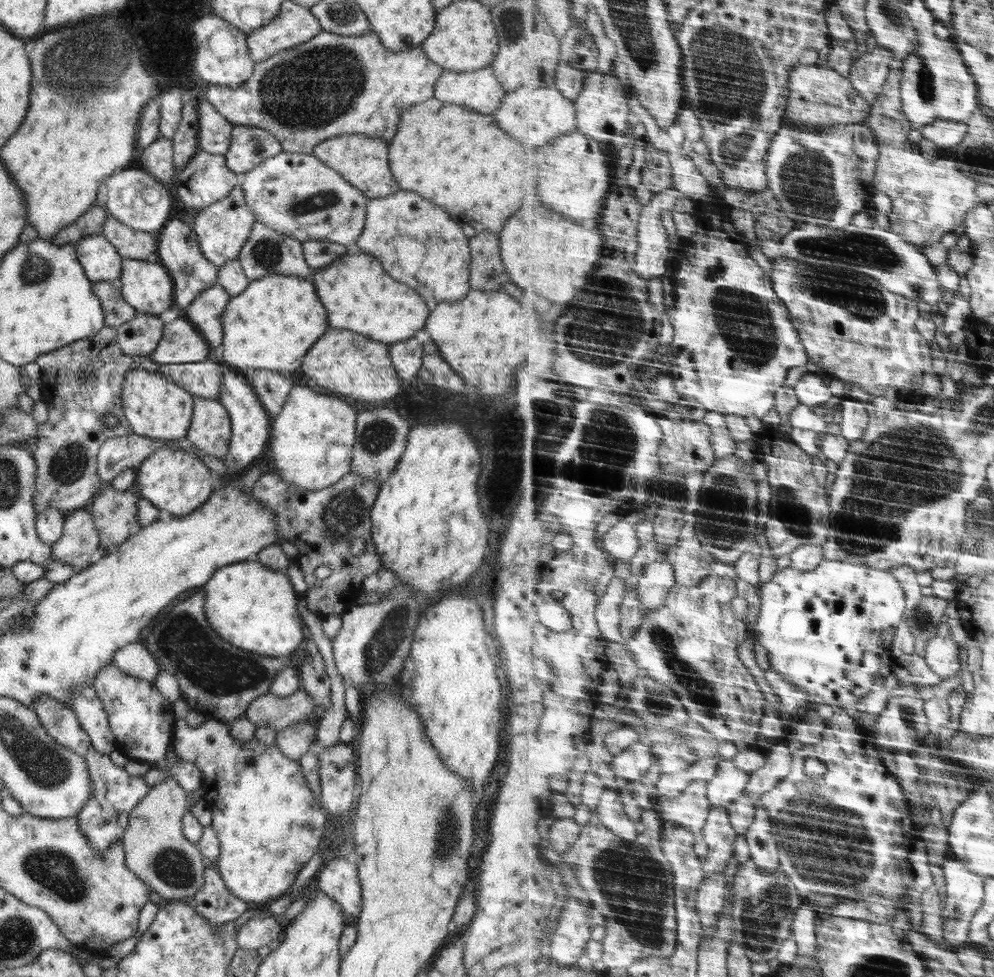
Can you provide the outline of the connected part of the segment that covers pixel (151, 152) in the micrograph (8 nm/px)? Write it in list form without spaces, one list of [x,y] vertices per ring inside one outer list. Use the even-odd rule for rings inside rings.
[[[159,138],[150,146],[142,149],[140,157],[141,170],[150,174],[156,180],[173,180],[178,168],[173,162],[173,144],[171,139]]]

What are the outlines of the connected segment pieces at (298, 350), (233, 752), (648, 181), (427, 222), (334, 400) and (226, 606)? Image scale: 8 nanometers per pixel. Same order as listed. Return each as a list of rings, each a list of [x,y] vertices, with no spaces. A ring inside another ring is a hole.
[[[272,274],[252,280],[244,292],[230,299],[222,313],[221,363],[249,374],[256,368],[289,376],[300,368],[303,356],[326,332],[326,309],[310,278]]]
[[[176,719],[172,741],[175,755],[182,763],[195,764],[202,772],[203,799],[212,812],[211,827],[220,843],[220,854],[215,867],[226,888],[248,904],[268,904],[282,897],[294,884],[300,870],[317,853],[324,826],[328,822],[326,811],[310,791],[299,761],[286,758],[276,744],[260,744],[255,735],[250,740],[236,740],[231,735],[229,722],[222,723],[213,719],[208,719],[197,727],[191,727],[185,720]],[[244,747],[254,750],[255,755],[246,768],[240,768],[238,754]]]
[[[648,142],[647,163],[643,168],[643,184],[655,194],[668,191],[673,183],[673,165],[668,152]]]
[[[400,189],[384,198],[370,199],[365,219],[366,226],[356,246],[377,258],[394,280],[416,290],[430,310],[440,303],[456,303],[468,295],[469,239],[442,207]]]
[[[312,385],[293,386],[282,410],[271,421],[268,443],[272,462],[282,480],[301,490],[322,490],[350,473],[356,442],[357,412],[338,396],[330,397]]]
[[[258,561],[234,562],[219,568],[206,581],[204,610],[214,632],[218,632],[230,645],[250,653],[273,658],[287,658],[303,643],[303,622],[297,611],[298,594],[294,591],[285,571],[270,570]]]

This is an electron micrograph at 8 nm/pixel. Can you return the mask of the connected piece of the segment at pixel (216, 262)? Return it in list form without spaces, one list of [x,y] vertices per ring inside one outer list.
[[[240,183],[223,200],[197,210],[193,219],[194,226],[191,230],[198,236],[200,250],[206,260],[209,260],[216,268],[220,268],[227,260],[237,258],[243,244],[250,238],[252,226],[256,222],[252,211],[246,205],[244,190]]]

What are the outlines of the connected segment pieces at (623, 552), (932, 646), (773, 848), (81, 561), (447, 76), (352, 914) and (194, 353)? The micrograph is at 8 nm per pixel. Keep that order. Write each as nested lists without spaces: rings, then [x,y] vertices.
[[[622,517],[601,539],[604,550],[616,560],[632,560],[640,552],[640,538],[636,525],[626,522]]]
[[[950,636],[930,638],[922,651],[931,668],[944,680],[960,674],[960,646]]]
[[[757,806],[756,822],[752,823],[752,828],[745,838],[752,848],[752,858],[758,862],[762,868],[768,872],[776,872],[780,868],[780,850],[778,850],[778,840],[772,832],[772,820],[766,812],[766,806]]]
[[[86,508],[67,512],[61,537],[53,544],[51,558],[65,562],[80,572],[101,553],[99,534]]]
[[[490,66],[472,72],[442,71],[434,85],[434,98],[468,106],[480,114],[493,114],[506,94]]]
[[[333,858],[318,872],[318,889],[341,904],[346,924],[355,923],[362,908],[361,882],[357,866],[344,858]]]
[[[183,315],[163,326],[163,335],[151,358],[158,364],[202,362],[210,354],[210,346],[196,327]]]

